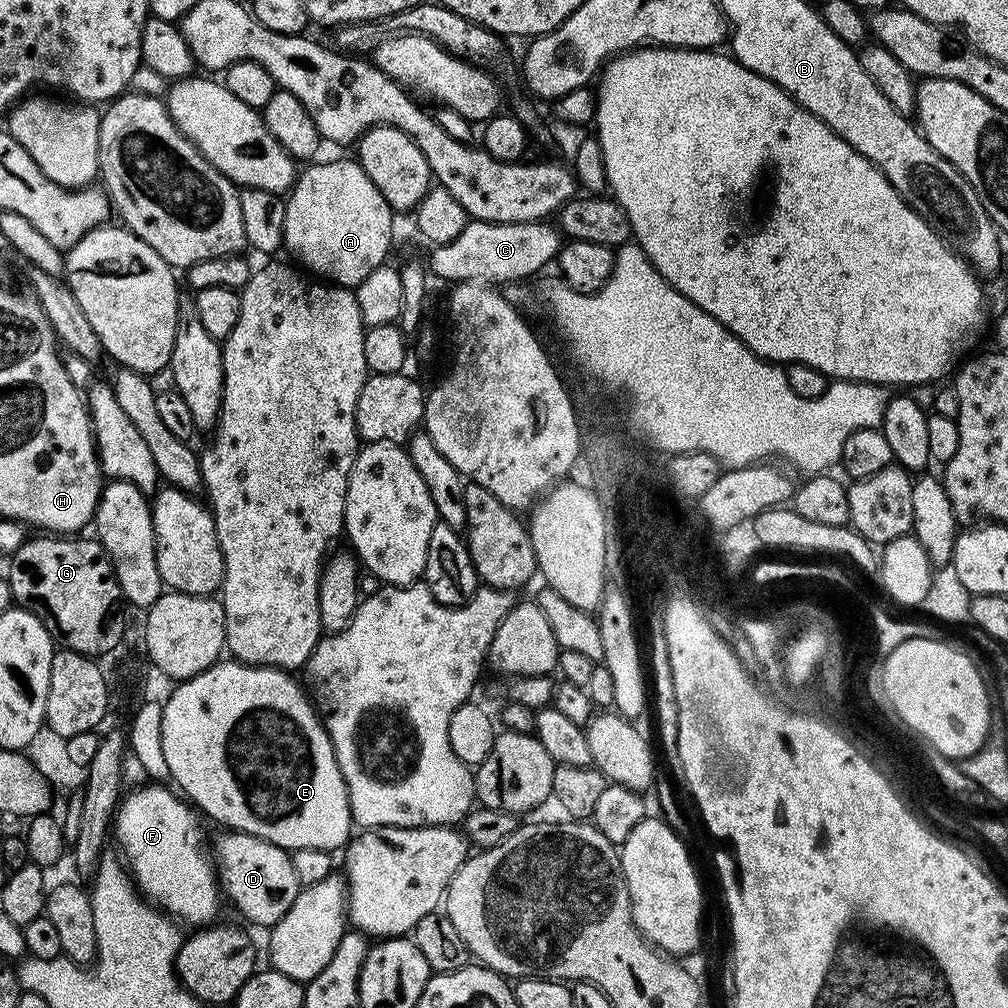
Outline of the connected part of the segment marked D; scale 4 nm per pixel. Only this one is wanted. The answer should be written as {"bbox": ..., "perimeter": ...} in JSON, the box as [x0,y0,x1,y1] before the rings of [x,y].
{"bbox":[214,830,301,930],"perimeter":[[[235,830],[221,831],[214,848],[214,867],[223,895],[252,924],[261,924],[264,930],[280,921],[294,906],[301,885],[294,874],[294,862],[289,849],[280,848],[257,836]]]}

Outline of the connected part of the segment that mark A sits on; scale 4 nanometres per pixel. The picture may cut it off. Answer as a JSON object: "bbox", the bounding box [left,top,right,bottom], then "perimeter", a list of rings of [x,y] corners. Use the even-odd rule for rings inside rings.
{"bbox":[283,159,394,289],"perimeter":[[[355,159],[316,163],[309,163],[305,167],[309,168],[297,175],[296,183],[287,193],[283,247],[289,248],[305,264],[305,269],[313,268],[317,277],[355,289],[370,270],[389,259],[394,213]]]}

